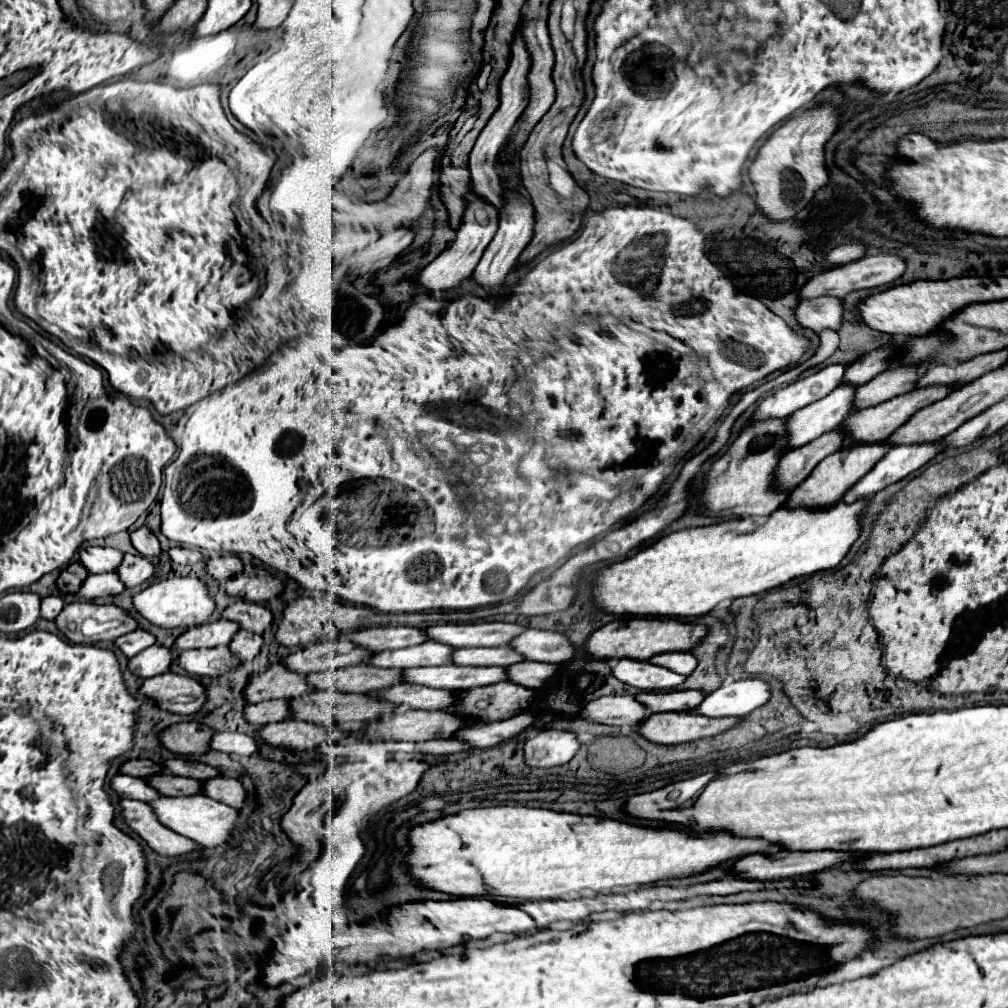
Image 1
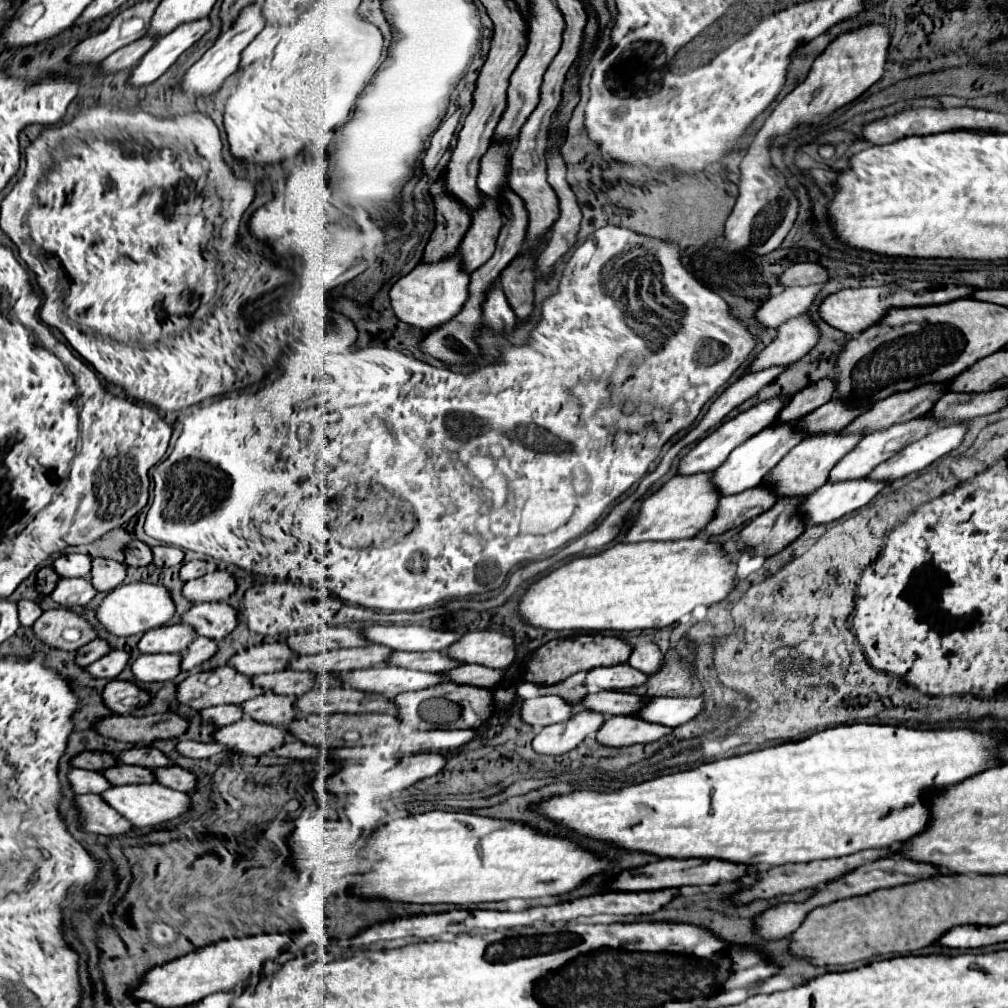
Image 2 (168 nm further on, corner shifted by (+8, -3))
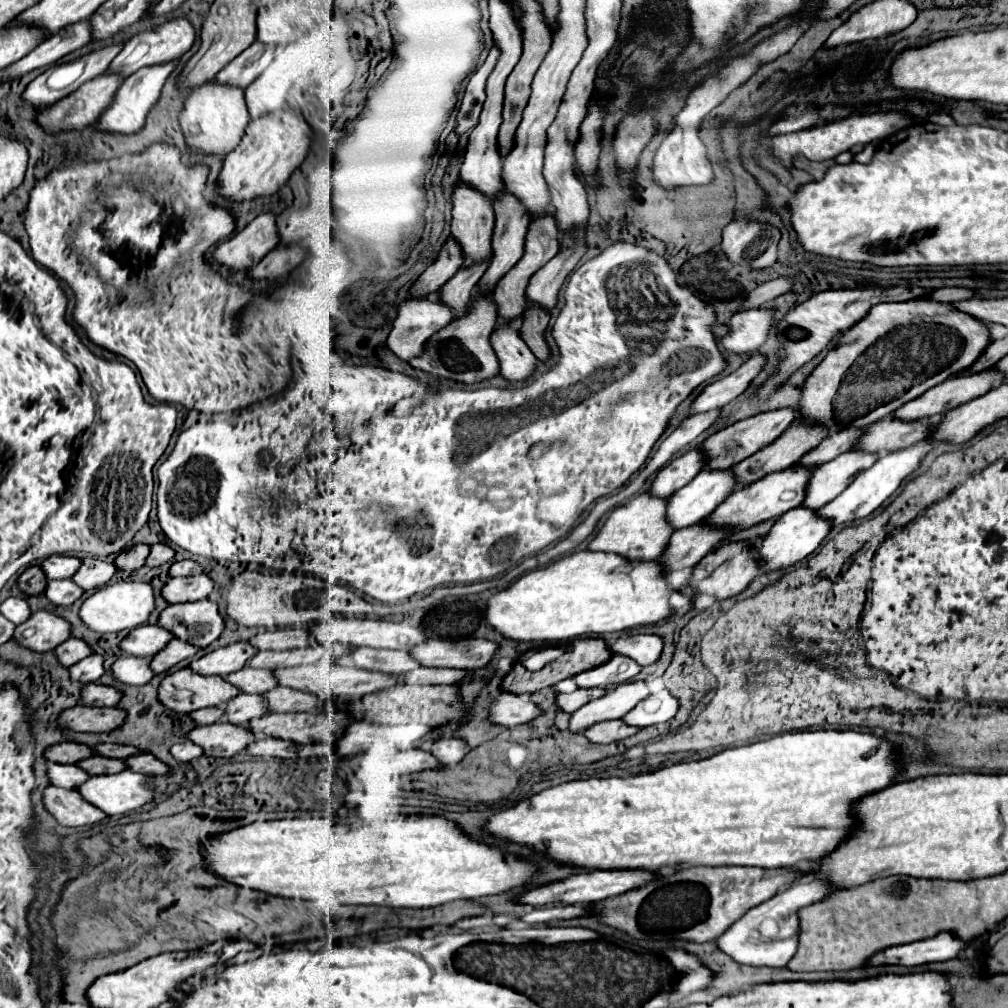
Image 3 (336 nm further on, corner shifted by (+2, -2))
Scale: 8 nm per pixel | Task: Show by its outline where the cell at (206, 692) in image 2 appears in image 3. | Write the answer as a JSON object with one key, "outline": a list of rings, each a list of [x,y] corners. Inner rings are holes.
{"outline":[[[180,669],[162,679],[158,697],[162,705],[176,713],[192,713],[202,707],[216,707],[238,697],[242,691],[224,677],[200,675],[192,669]]]}

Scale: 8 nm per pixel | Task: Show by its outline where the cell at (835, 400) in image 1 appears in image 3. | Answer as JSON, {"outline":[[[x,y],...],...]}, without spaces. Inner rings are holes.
{"outline":[[[732,467],[704,469],[686,487],[668,499],[668,521],[676,529],[708,517],[726,497],[740,487]]]}

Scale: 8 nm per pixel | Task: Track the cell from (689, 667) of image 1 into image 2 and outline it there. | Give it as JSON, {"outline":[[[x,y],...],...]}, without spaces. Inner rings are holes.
{"outline":[[[656,644],[634,646],[632,654],[628,658],[628,664],[642,670],[644,674],[654,674],[654,672],[658,672],[658,668],[662,664],[662,652],[658,650]]]}

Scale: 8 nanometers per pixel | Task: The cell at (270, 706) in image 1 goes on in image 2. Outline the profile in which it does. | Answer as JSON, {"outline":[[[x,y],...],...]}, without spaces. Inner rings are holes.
{"outline":[[[228,704],[228,706],[212,706],[212,708],[206,708],[206,710],[202,710],[200,712],[200,716],[202,716],[202,720],[206,720],[208,724],[212,724],[212,726],[228,726],[228,724],[232,724],[232,722],[238,722],[238,720],[242,720],[242,710],[238,708],[238,706],[232,706],[232,704]]]}

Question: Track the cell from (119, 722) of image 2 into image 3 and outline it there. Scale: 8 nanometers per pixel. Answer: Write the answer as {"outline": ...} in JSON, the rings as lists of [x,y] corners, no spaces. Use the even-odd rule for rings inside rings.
{"outline":[[[78,705],[78,709],[66,709],[64,715],[60,715],[58,723],[72,729],[72,731],[86,731],[86,733],[110,733],[114,729],[120,729],[126,721],[126,711],[120,707],[90,707],[90,705]]]}

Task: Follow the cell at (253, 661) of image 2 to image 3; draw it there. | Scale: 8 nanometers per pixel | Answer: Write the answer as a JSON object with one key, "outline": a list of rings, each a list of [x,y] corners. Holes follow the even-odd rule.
{"outline":[[[246,641],[232,643],[228,647],[220,647],[196,661],[190,663],[190,667],[204,675],[230,675],[248,665],[248,661],[258,653],[256,647],[248,645]]]}

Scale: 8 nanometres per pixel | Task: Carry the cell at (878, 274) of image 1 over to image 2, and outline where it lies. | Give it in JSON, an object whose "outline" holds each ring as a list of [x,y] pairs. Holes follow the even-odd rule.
{"outline":[[[822,284],[798,286],[798,288],[786,288],[782,294],[768,298],[754,312],[756,326],[778,328],[782,322],[804,314],[820,290],[822,290]]]}

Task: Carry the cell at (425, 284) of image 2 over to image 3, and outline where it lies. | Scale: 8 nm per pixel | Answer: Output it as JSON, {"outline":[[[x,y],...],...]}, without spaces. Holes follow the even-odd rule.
{"outline":[[[428,293],[422,297],[408,297],[398,305],[398,317],[394,321],[394,329],[388,335],[388,347],[404,361],[410,361],[412,357],[416,357],[416,353],[420,353],[420,345],[424,345],[424,341],[428,337],[432,337],[432,333],[440,331],[444,325],[448,325],[448,321],[452,321],[454,317],[454,309],[450,309],[444,301],[442,301],[442,293]]]}

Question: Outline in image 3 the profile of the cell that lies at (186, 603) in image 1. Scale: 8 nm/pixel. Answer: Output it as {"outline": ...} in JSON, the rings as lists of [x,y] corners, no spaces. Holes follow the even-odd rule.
{"outline":[[[118,581],[114,585],[106,585],[104,589],[98,589],[94,595],[90,595],[80,609],[82,621],[98,631],[98,633],[118,633],[118,631],[130,631],[140,625],[144,625],[154,611],[154,589],[150,583],[136,583],[136,581]]]}

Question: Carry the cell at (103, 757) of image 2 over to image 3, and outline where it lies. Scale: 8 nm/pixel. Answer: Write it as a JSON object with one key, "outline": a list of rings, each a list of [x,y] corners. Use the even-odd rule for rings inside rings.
{"outline":[[[72,741],[52,745],[52,747],[48,747],[46,753],[44,753],[44,757],[46,757],[48,761],[64,763],[64,765],[72,765],[72,763],[84,761],[84,759],[88,759],[88,757],[92,757],[92,755],[96,755],[92,747],[82,745],[82,743],[72,743]]]}

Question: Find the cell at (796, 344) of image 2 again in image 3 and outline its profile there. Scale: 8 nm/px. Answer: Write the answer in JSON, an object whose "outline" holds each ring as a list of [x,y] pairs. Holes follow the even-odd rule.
{"outline":[[[762,353],[750,355],[750,359],[740,369],[726,375],[724,379],[710,383],[702,391],[702,395],[698,395],[698,399],[694,401],[690,413],[696,415],[696,413],[704,413],[704,411],[722,407],[722,405],[730,403],[732,399],[736,399],[738,395],[742,395],[748,389],[748,385],[762,373],[766,361],[768,361],[768,357]]]}

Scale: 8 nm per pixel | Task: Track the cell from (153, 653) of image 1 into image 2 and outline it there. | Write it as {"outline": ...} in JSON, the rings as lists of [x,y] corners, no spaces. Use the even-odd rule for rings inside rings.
{"outline":[[[112,650],[112,654],[102,656],[98,662],[92,662],[90,666],[86,666],[84,670],[92,676],[92,678],[106,678],[106,680],[114,680],[126,666],[128,654],[122,650]]]}

